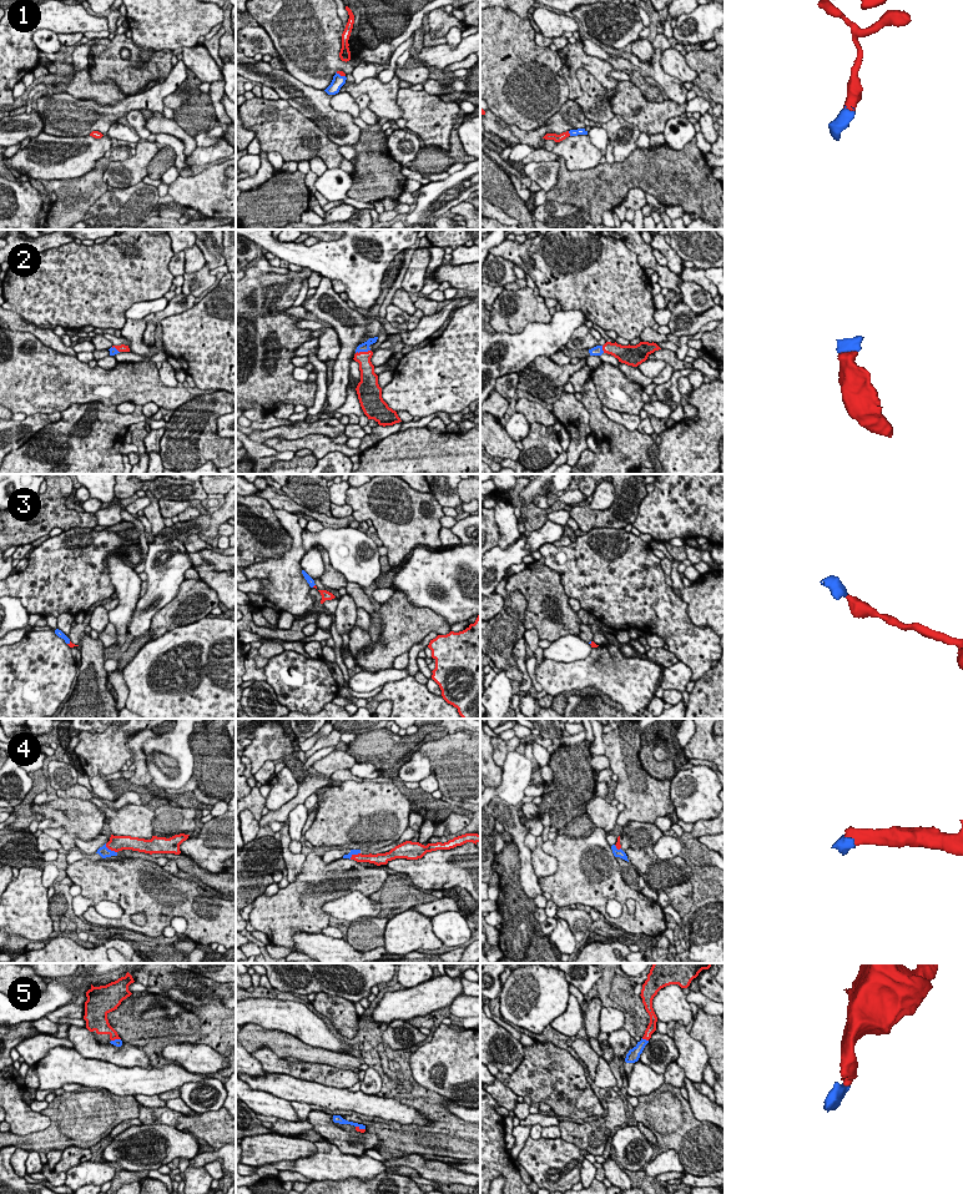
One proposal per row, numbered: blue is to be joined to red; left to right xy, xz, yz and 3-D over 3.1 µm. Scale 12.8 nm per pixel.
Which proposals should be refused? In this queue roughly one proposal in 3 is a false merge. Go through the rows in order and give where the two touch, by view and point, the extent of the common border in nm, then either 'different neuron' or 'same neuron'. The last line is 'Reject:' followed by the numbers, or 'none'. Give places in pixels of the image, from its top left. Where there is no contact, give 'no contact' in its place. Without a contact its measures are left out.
1: meets red in yz at (569, 134); contact 70 nm long; same neuron
2: meets red in xz at (362, 352); contact 200 nm long; same neuron
3: meets red in xy at (70, 643); contact 60 nm long; same neuron
4: meets red in xy at (110, 849); contact 200 nm long; same neuron
5: meets red in yz at (645, 1038); contact 100 nm long; same neuron
Reject: none

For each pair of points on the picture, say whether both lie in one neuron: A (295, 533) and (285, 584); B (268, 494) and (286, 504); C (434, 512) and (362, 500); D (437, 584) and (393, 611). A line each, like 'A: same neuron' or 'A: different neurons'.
A: same neuron
B: same neuron
C: same neuron
D: different neurons

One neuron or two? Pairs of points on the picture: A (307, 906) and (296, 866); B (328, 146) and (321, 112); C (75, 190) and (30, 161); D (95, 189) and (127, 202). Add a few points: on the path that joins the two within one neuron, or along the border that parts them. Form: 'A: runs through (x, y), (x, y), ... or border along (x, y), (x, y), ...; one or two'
A: border along (306, 856), (302, 871), (290, 883); two
B: border along (303, 115), (339, 146); two
C: border along (87, 172), (74, 177), (46, 179), (41, 181); two
D: border along (107, 191), (85, 212); two

